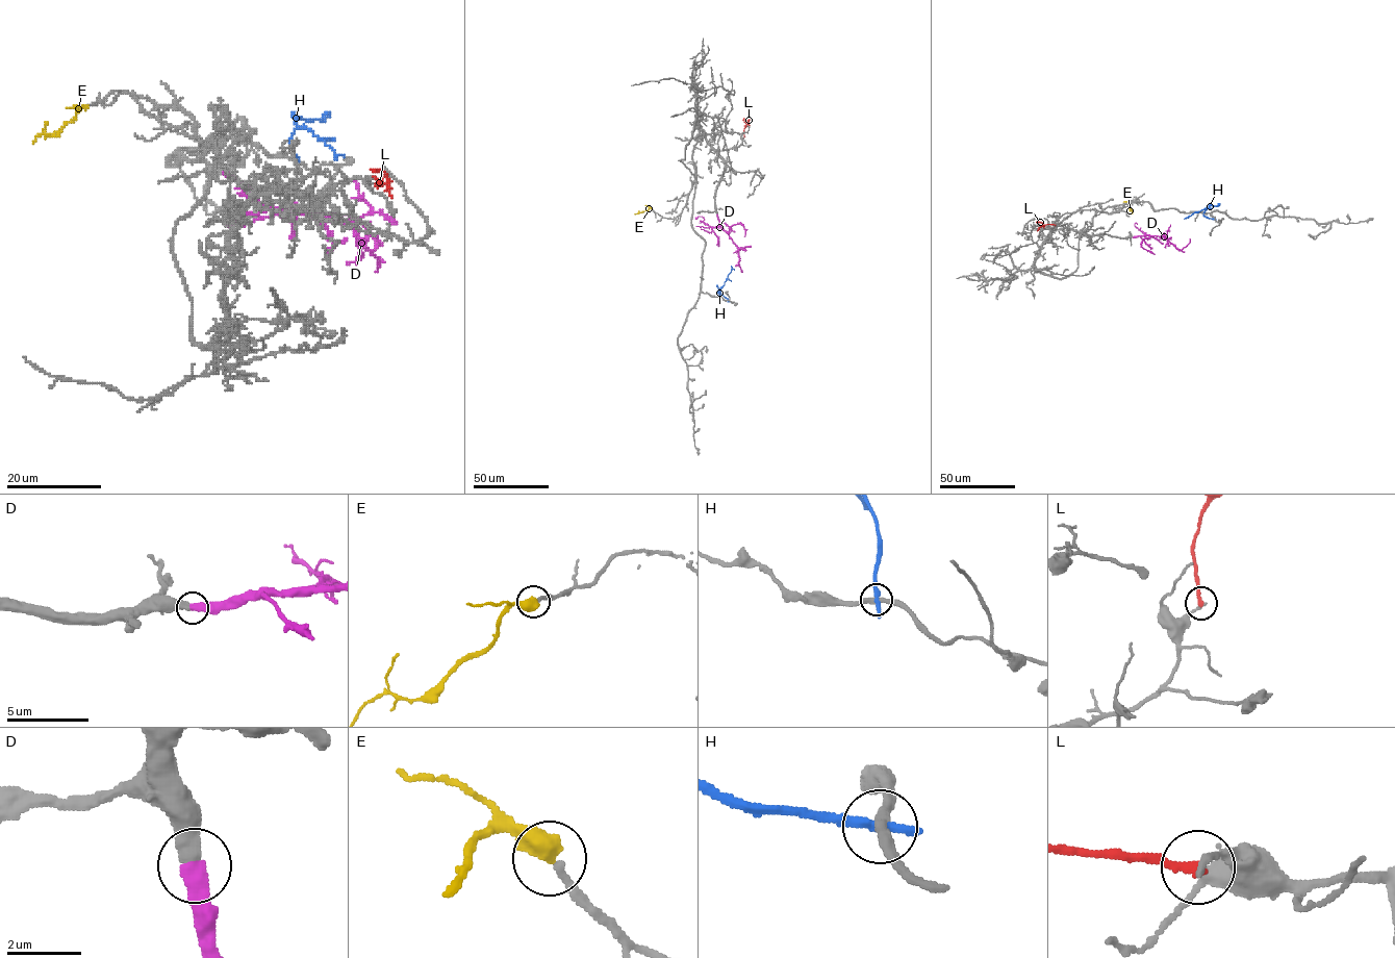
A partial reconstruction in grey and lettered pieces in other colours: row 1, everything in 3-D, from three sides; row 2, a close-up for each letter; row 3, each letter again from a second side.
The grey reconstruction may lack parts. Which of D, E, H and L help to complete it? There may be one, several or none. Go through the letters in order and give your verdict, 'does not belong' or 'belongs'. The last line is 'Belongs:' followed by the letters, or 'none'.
D: belongs
E: belongs
H: does not belong
L: does not belong
Belongs: D, E

